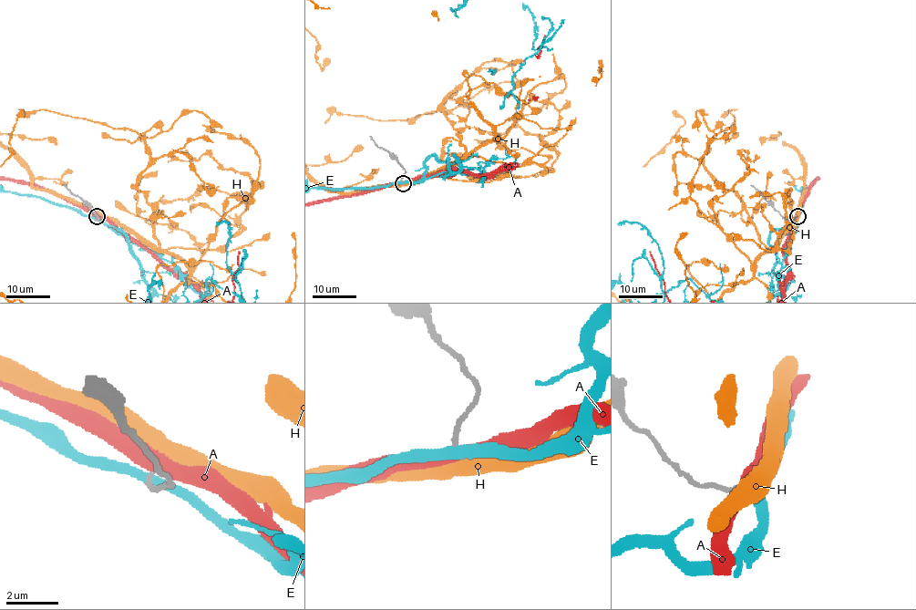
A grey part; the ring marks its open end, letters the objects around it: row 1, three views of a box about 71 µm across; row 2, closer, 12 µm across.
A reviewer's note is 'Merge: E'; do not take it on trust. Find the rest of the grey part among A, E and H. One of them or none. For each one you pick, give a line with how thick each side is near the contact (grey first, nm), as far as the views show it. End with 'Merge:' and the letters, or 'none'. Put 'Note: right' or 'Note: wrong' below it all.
H: 130 nm thick on the grey side, 480 nm on the other
Merge: H
Note: wrong

